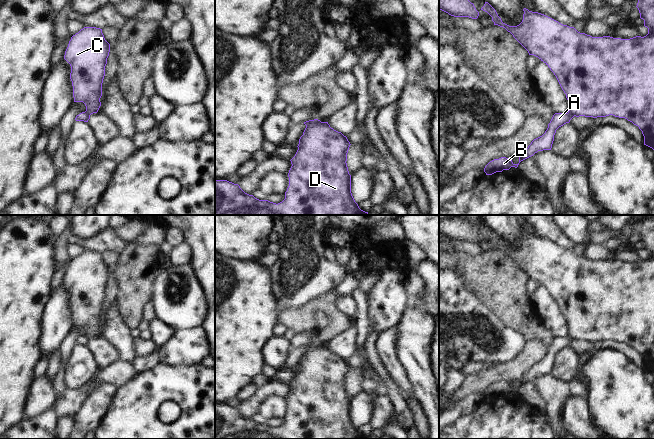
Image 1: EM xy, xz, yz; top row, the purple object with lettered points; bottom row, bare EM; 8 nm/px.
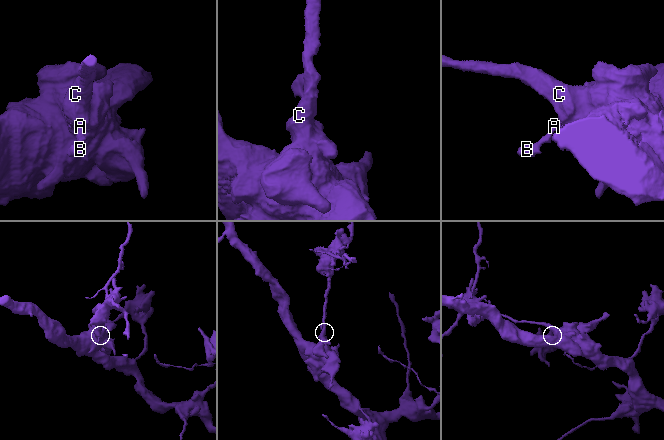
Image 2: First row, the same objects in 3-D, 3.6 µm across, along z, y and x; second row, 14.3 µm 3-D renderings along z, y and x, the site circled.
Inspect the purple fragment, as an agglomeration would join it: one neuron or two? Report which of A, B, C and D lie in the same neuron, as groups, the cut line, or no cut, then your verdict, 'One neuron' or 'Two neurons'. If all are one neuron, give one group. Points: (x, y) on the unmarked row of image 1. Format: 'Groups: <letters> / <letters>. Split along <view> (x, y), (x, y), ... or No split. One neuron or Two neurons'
Groups: A B / C D. Split along yz (568, 335), (573, 340). Two neurons.

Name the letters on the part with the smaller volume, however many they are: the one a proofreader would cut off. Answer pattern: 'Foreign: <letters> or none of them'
Foreign: A, B

